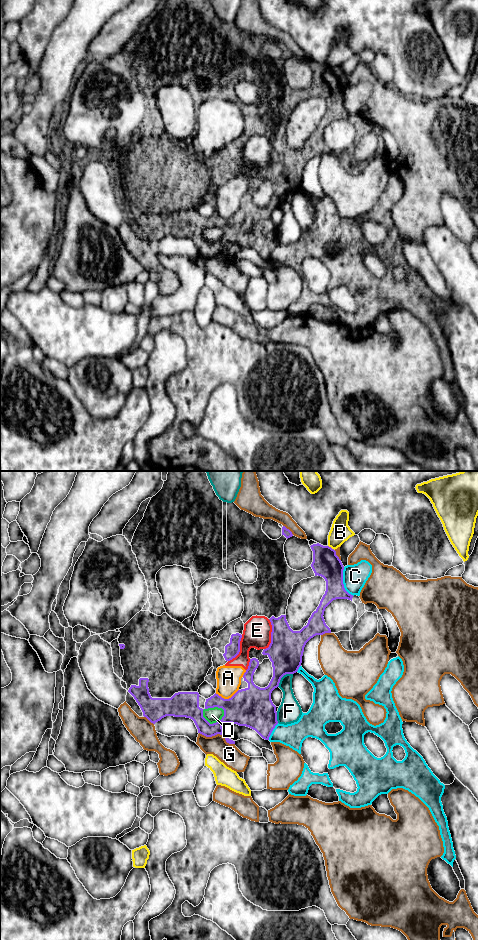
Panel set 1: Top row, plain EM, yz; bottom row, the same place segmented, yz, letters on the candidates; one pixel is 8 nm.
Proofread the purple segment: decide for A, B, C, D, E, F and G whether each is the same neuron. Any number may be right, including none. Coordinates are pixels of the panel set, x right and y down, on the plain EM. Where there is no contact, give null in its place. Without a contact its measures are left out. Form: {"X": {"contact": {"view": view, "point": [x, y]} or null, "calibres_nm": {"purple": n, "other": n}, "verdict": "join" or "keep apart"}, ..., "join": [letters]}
{"A": {"contact": {"view": "yz", "point": [226, 219]}, "calibres_nm": {"purple": 320, "other": 190}, "verdict": "keep apart"}, "B": {"contact": {"view": "yz", "point": [330, 67]}, "calibres_nm": {"purple": 220, "other": 160}, "verdict": "keep apart"}, "C": {"contact": {"view": "yz", "point": [342, 102]}, "calibres_nm": {"purple": 220, "other": 190}, "verdict": "keep apart"}, "D": {"contact": {"view": "yz", "point": [215, 226]}, "calibres_nm": {"purple": 300, "other": 120}, "verdict": "keep apart"}, "E": {"contact": {"view": "yz", "point": [271, 155]}, "calibres_nm": {"purple": 280, "other": 220}, "verdict": "keep apart"}, "F": {"contact": {"view": "yz", "point": [282, 196]}, "calibres_nm": {"purple": 280, "other": 150}, "verdict": "keep apart"}, "G": {"contact": {"view": "yz", "point": [217, 253]}, "calibres_nm": {"purple": 220, "other": 170}, "verdict": "keep apart"}, "join": []}

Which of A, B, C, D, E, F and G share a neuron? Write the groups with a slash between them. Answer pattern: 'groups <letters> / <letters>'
groups A D E G / B / C / F

